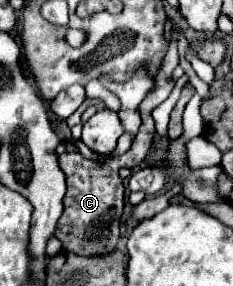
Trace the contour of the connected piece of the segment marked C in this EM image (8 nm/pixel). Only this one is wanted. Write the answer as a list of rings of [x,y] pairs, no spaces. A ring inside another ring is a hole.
[[[171,18],[173,32],[171,32],[171,44],[165,54],[163,66],[161,66],[161,76],[155,80],[155,92],[149,92],[145,100],[141,102],[141,118],[143,124],[131,144],[131,148],[115,158],[109,158],[105,162],[95,162],[83,158],[77,150],[67,150],[59,156],[59,166],[67,176],[67,194],[65,194],[65,212],[57,224],[55,236],[63,244],[63,252],[73,252],[77,256],[103,256],[111,254],[121,238],[121,214],[125,208],[125,186],[119,176],[121,168],[135,168],[147,160],[147,156],[153,150],[153,136],[155,136],[155,122],[151,118],[151,110],[165,100],[167,92],[173,88],[173,82],[167,80],[167,76],[179,66],[179,52],[177,52],[177,40],[179,40],[179,24]]]

